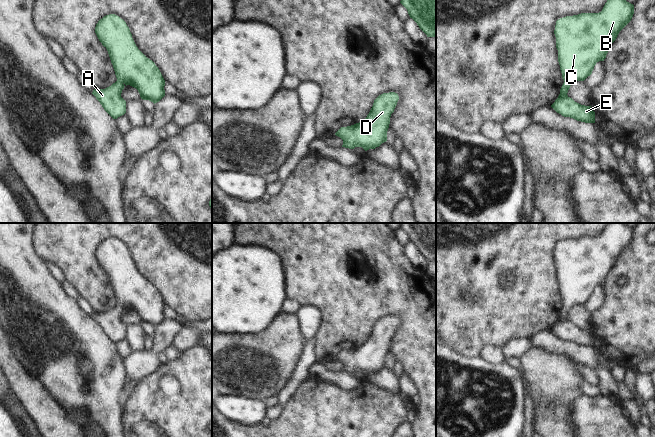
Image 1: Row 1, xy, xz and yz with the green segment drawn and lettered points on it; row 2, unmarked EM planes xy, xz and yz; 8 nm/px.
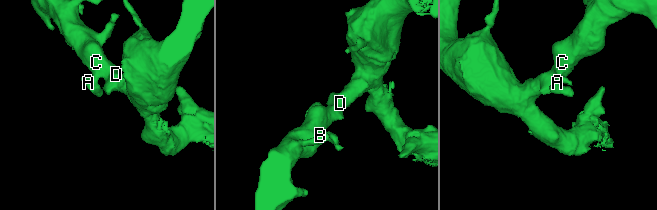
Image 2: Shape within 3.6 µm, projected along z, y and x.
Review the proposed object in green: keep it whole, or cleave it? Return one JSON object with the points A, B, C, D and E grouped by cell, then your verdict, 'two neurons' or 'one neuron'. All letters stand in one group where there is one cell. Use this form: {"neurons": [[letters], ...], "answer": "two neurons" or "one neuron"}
{"neurons": [["A", "B", "C", "D", "E"]], "answer": "one neuron"}

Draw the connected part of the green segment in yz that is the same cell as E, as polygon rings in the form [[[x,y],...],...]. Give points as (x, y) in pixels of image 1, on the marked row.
[[[607,0],[599,13],[581,13],[556,21],[554,34],[564,83],[551,107],[564,117],[595,123],[591,106],[581,105],[567,93],[575,81],[584,81],[594,66],[604,61],[619,32],[631,21],[634,5],[626,0]]]

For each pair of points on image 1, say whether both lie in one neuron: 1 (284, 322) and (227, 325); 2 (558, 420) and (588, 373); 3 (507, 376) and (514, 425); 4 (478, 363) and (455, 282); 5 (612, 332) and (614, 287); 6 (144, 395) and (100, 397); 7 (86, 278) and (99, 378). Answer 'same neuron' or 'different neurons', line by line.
1: different neurons
2: different neurons
3: same neuron
4: different neurons
5: same neuron
6: different neurons
7: different neurons

